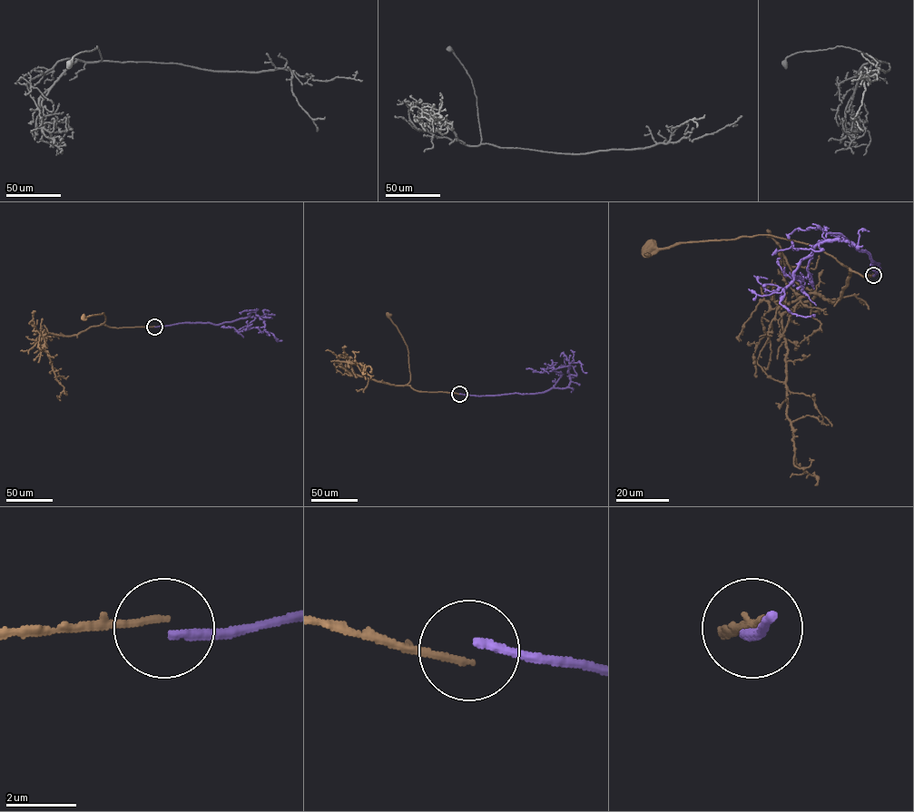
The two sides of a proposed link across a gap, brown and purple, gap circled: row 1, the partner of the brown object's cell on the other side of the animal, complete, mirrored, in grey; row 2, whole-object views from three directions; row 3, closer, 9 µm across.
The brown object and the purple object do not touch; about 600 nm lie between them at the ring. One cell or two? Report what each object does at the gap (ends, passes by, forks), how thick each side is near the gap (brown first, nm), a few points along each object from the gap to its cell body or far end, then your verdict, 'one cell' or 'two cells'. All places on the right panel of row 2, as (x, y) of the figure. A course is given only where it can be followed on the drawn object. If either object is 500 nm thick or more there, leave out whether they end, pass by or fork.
brown ends there; purple ends there; 240 nm thick on the brown side, 240 nm on the other; brown runs (874, 275), (867, 278), (819, 248), (771, 235), (675, 243), (663, 249), (648, 249); purple runs (873, 275), (879, 265), (873, 263), (873, 269), (870, 257), (850, 241), (820, 242), (794, 273), (816, 305); two cells

